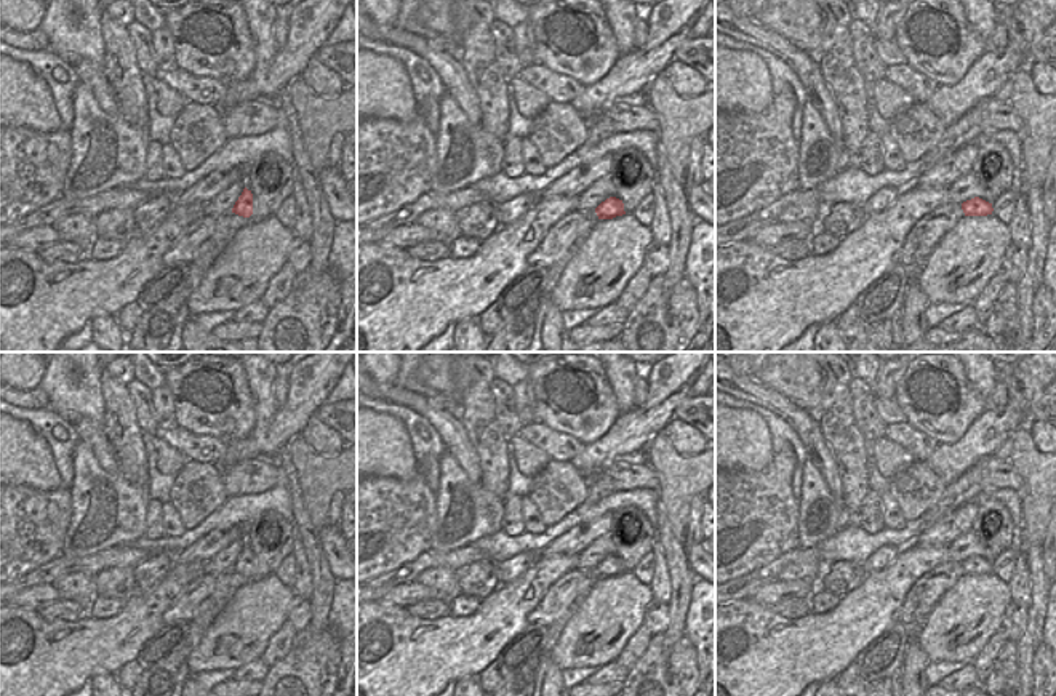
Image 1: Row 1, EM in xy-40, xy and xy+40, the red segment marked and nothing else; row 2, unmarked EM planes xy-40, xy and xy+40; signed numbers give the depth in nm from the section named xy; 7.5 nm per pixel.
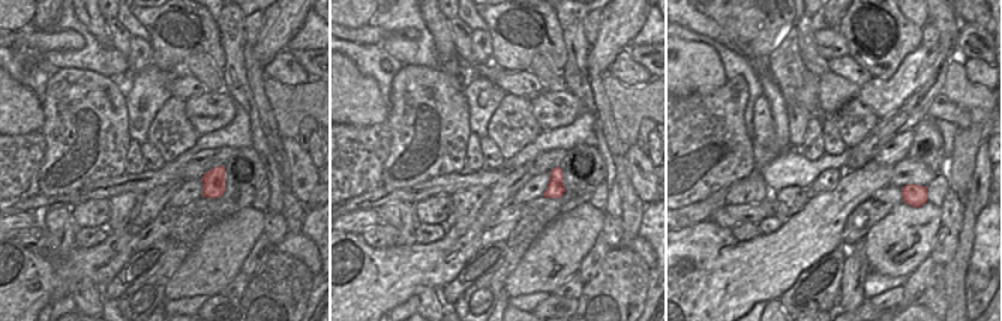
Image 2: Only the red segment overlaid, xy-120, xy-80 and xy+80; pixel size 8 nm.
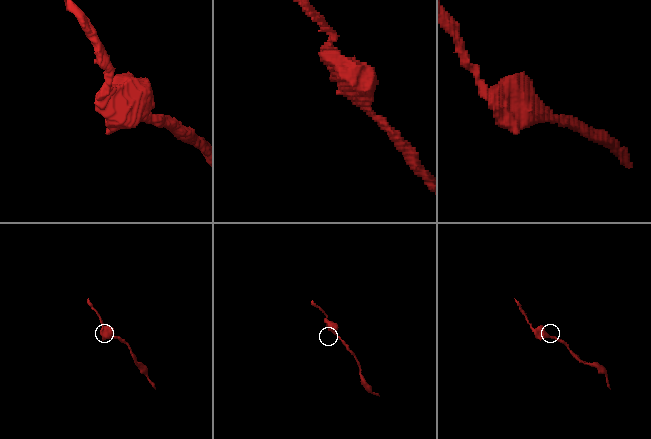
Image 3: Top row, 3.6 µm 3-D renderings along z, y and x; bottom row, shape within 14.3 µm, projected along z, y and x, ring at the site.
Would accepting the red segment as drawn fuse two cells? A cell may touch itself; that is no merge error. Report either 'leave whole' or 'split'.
leave whole

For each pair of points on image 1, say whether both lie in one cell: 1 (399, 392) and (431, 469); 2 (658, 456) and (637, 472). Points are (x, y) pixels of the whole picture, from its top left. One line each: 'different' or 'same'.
1: different
2: different

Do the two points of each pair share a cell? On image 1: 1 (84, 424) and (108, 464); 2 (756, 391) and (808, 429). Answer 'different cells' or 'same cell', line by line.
1: same cell
2: same cell

